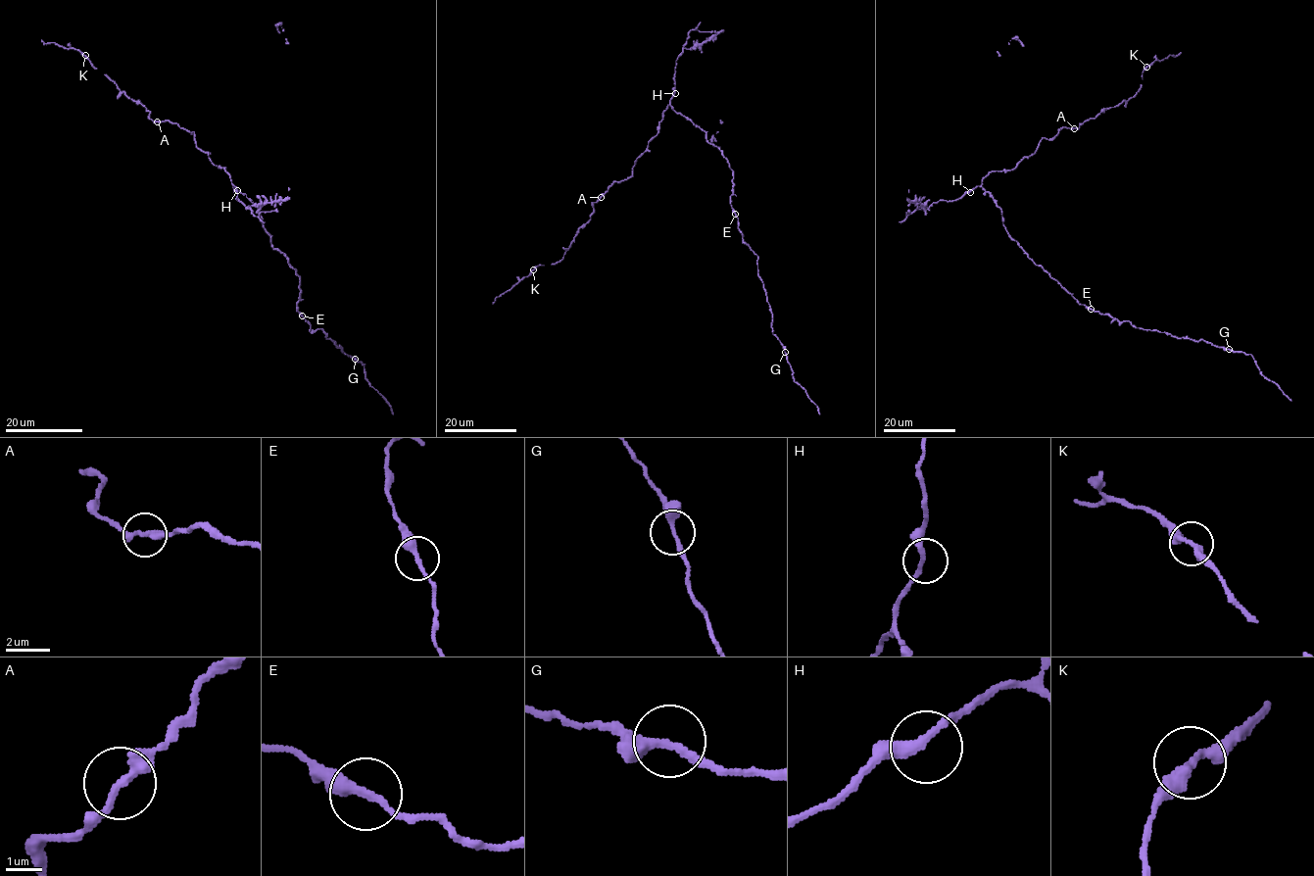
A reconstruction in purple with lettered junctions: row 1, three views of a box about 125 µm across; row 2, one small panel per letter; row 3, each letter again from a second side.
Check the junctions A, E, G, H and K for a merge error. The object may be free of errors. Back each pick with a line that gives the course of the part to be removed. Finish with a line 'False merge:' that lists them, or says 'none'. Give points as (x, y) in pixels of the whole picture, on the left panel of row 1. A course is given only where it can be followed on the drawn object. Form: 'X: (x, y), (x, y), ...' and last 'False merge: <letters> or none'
K: (85, 55), (54, 42), (44, 43), (41, 39)
False merge: K

